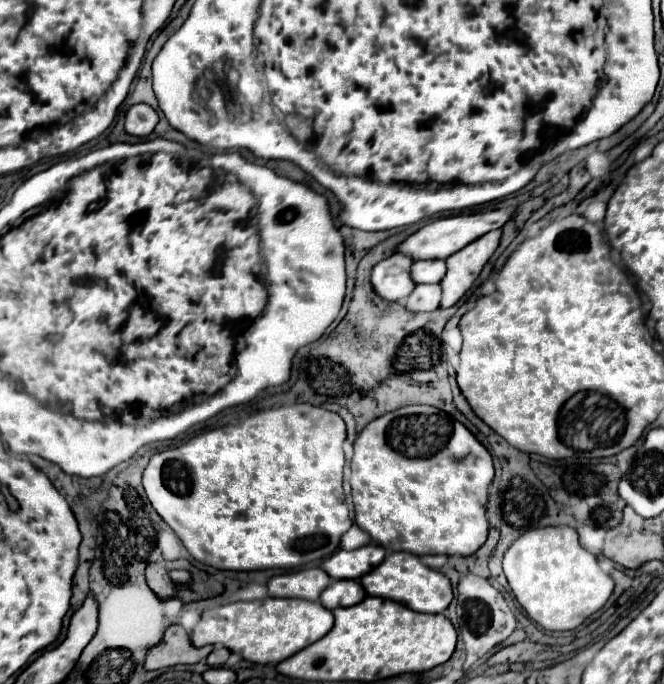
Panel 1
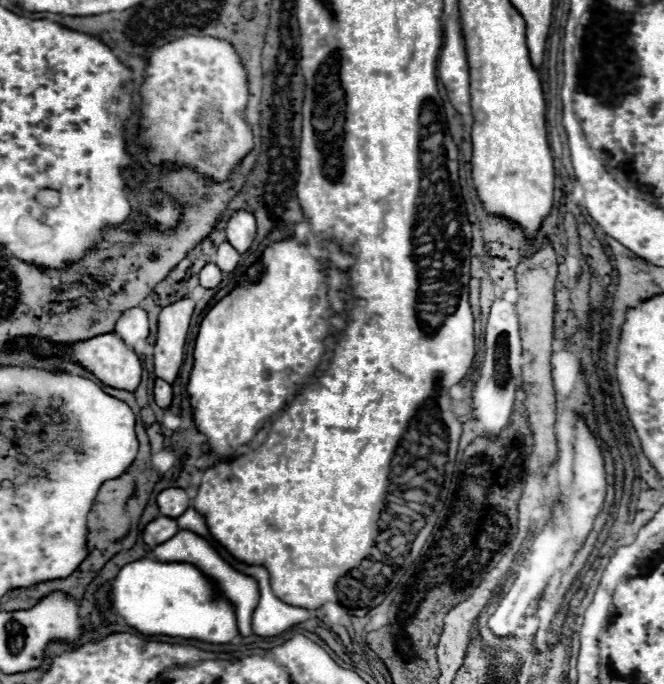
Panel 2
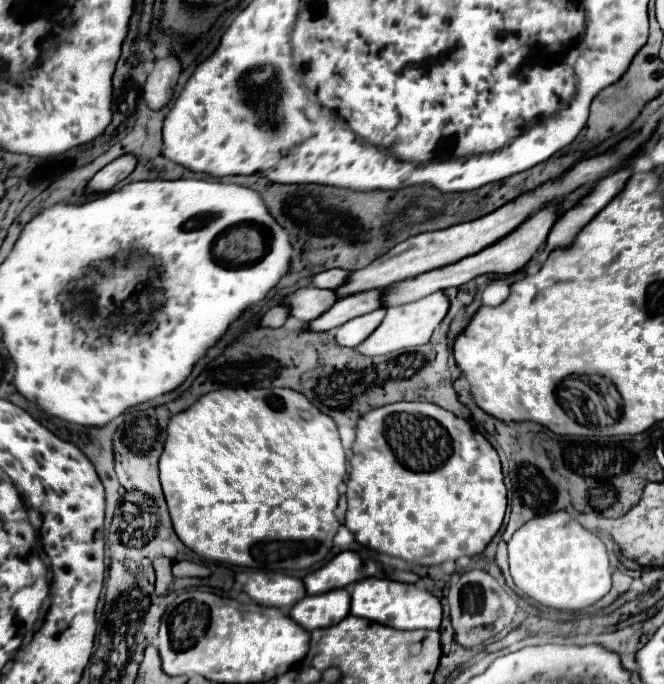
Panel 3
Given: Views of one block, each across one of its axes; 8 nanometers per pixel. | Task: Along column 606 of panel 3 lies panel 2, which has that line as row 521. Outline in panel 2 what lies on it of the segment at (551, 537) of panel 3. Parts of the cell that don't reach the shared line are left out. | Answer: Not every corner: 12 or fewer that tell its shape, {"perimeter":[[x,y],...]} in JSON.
{"perimeter":[[576,422],[570,510],[534,538],[488,620],[508,636],[556,568],[564,540],[580,546],[604,504],[596,438]]}

